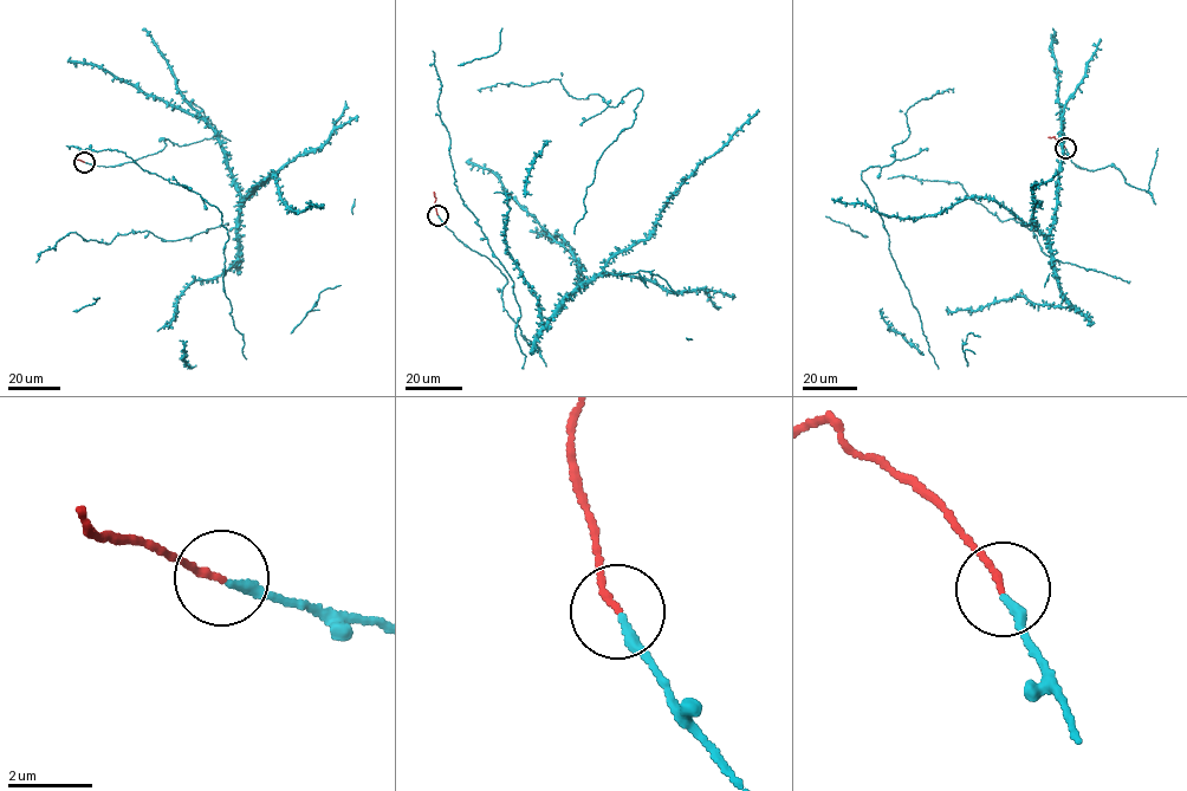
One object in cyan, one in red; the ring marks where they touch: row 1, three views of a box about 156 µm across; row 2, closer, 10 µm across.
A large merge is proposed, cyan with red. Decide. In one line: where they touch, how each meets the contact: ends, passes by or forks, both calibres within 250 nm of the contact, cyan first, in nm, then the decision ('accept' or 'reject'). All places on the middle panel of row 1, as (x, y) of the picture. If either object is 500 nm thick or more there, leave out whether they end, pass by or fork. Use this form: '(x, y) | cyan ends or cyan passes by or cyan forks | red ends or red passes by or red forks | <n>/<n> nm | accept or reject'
(438, 215) | cyan ends | red ends | 240/170 nm | accept

